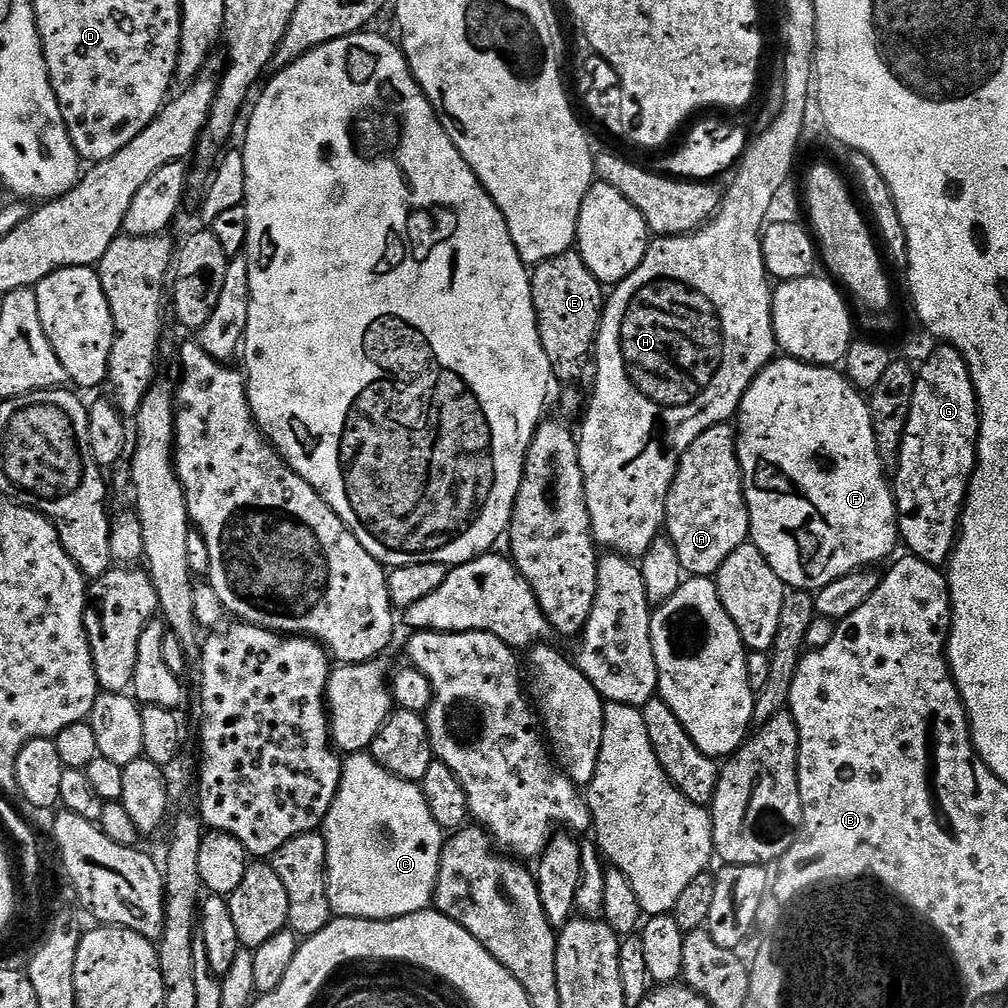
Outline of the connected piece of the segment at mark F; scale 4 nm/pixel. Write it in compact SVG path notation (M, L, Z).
M776 358L771 364L767 364L756 376L756 381L748 387L744 401L740 403L738 413L738 451L740 454L741 469L748 470L755 460L761 460L766 467L772 468L772 476L768 476L761 482L760 488L756 484L749 483L746 488L748 502L748 517L750 518L751 543L762 550L766 562L782 578L782 582L792 590L819 590L827 584L842 579L863 569L871 569L879 560L884 560L896 548L896 543L901 543L900 521L896 511L896 493L893 485L884 477L886 467L883 458L880 457L879 444L876 441L875 426L872 421L872 409L865 393L861 392L843 371L832 366L818 364L804 364L800 360L791 358Z

